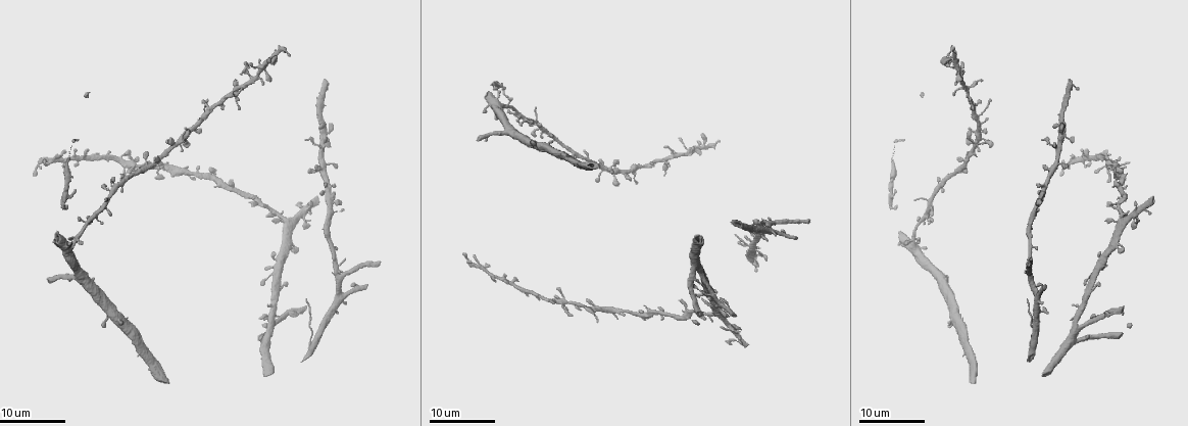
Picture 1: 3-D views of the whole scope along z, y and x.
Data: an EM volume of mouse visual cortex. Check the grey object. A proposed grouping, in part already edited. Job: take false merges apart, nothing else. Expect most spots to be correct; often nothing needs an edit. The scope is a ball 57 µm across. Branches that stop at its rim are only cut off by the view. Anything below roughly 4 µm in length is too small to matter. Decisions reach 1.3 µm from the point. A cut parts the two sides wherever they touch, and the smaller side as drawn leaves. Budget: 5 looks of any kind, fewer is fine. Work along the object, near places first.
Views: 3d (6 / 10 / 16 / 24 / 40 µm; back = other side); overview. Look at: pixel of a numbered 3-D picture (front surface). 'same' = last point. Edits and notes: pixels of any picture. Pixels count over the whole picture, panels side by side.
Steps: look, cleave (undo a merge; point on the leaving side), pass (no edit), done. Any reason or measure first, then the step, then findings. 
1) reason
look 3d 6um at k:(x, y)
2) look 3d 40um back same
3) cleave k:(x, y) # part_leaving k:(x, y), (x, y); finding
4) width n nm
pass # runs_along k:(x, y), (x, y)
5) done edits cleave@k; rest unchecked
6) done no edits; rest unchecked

four-way junction
look 3d 16um at 1:(251, 79)

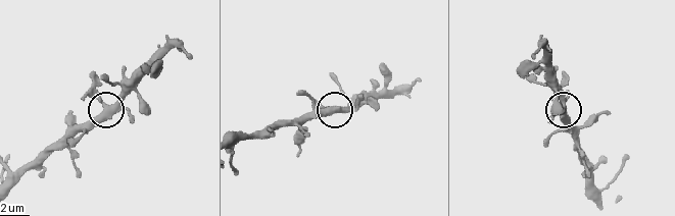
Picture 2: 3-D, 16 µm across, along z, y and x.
look 3d 6um at 2:(107, 105)

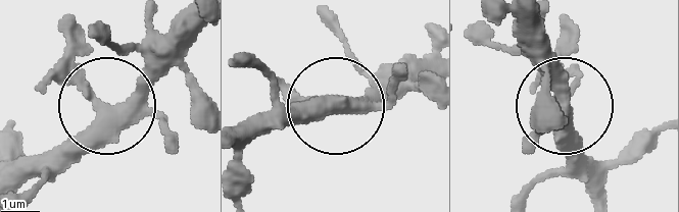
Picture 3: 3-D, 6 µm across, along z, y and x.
from behind
look 3d 6um back at 3:(109, 110)

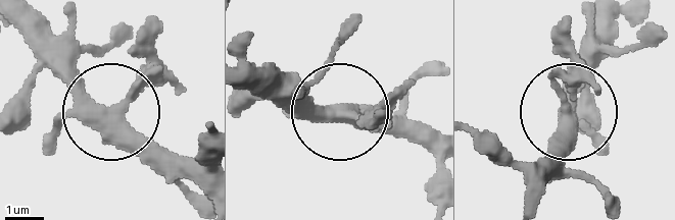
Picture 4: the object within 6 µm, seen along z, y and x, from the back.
width 390 nm
pass # continuous, no second neuron

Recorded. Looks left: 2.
thick turns thin
look 3d 24um at 1:(235, 98)

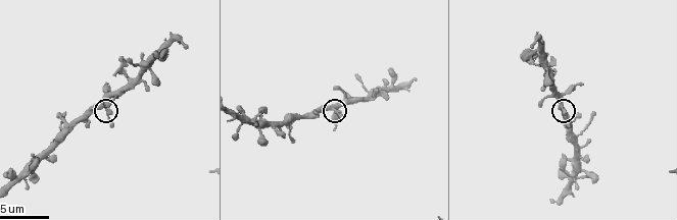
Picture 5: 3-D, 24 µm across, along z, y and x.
look 3d 10um at 5:(335, 113)

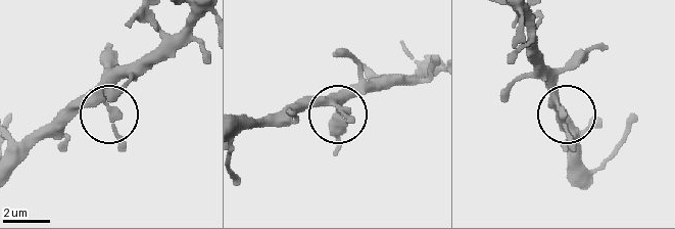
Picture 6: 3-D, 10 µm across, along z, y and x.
pass # all the same neuron

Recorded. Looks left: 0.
done no edits; rest unchecked

